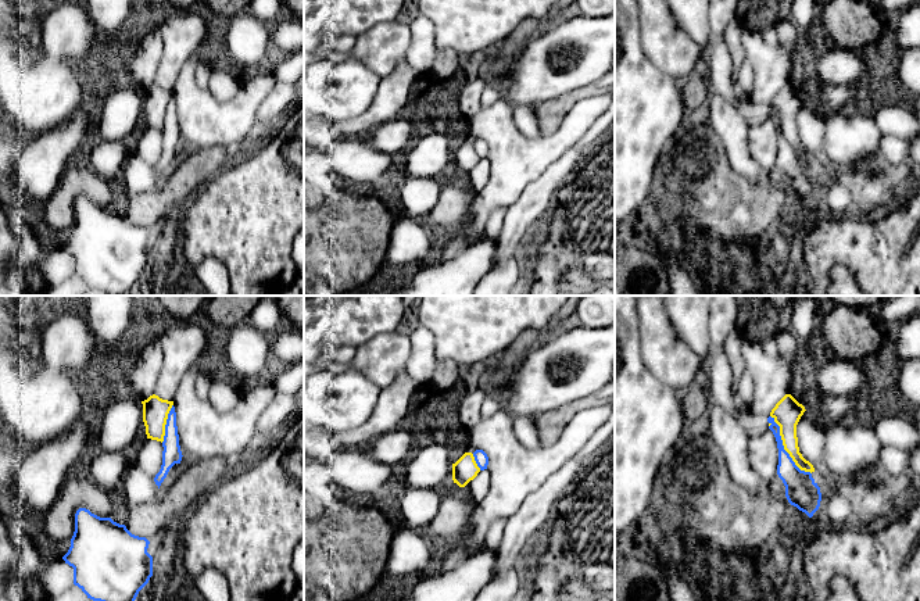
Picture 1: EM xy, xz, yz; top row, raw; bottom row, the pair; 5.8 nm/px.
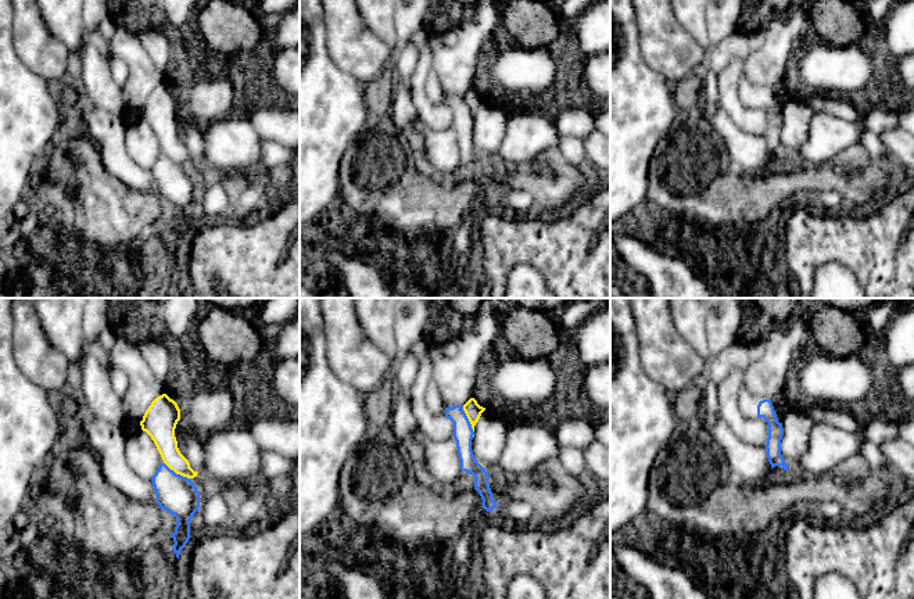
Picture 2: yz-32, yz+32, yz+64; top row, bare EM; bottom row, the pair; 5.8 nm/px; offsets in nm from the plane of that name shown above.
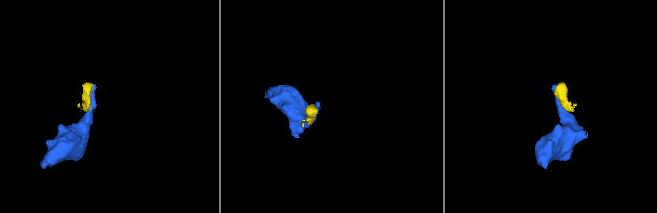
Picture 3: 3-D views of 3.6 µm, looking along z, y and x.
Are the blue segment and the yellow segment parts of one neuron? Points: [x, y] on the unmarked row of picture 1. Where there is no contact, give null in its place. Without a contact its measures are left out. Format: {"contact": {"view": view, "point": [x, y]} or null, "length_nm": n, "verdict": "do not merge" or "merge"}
{"contact": {"view": "yz", "point": [783, 136]}, "length_nm": 420, "verdict": "do not merge"}

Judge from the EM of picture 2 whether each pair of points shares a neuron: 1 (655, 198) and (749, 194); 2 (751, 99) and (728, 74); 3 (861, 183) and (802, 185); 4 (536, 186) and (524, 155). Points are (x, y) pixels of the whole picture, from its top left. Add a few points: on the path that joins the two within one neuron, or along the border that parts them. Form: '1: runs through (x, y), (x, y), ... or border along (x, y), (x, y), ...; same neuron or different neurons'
1: runs through (678, 198), (726, 197); same neuron
2: border along (738, 72), (738, 99), (746, 106), (756, 107); different neurons
3: runs through (846, 183), (842, 180), (817, 180); same neuron
4: border along (497, 164), (534, 168); different neurons

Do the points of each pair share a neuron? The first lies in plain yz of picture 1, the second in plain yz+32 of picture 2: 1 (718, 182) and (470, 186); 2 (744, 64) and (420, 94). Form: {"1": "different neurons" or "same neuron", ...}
{"1": "same neuron", "2": "different neurons"}

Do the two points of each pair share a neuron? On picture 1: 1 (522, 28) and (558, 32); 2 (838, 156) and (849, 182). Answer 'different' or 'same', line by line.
1: different
2: different

